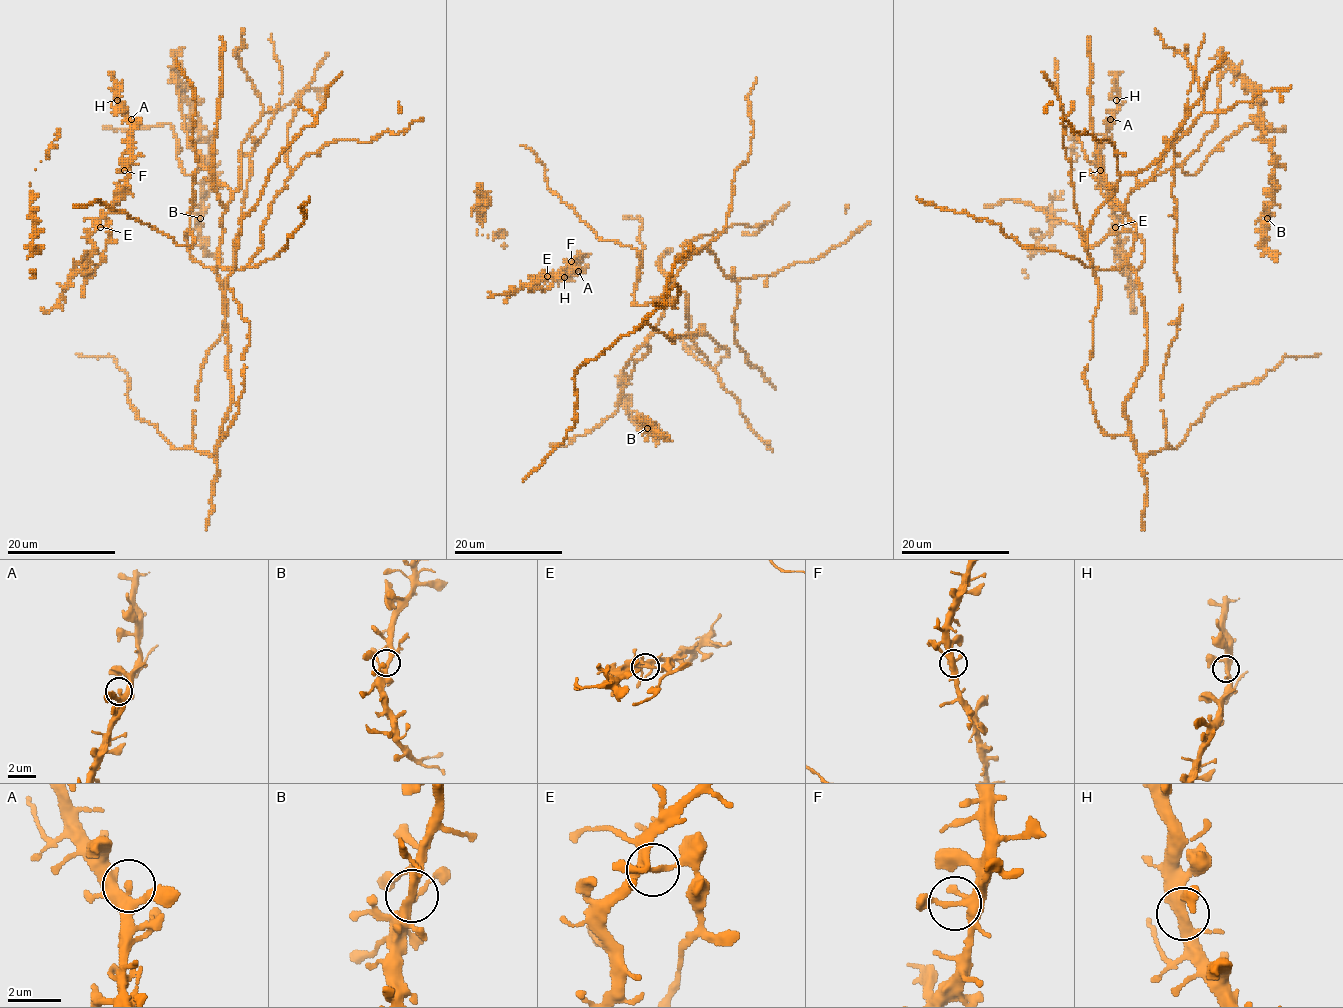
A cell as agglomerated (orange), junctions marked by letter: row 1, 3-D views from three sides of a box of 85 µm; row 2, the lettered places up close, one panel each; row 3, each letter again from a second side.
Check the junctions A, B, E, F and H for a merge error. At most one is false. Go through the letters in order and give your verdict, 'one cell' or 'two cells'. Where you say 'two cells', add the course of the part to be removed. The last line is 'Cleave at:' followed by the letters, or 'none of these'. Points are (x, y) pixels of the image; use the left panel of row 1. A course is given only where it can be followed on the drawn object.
A: one cell
B: one cell
E: two cells; foreign part runs (100, 227), (108, 227), (109, 236), (104, 260), (83, 285), (82, 296)
F: one cell
H: one cell
Cleave at: E

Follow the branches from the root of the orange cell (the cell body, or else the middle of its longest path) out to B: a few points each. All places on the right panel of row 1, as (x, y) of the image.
B: (1146, 326), (1125, 204), (1199, 147), (1229, 68), (1259, 105), (1272, 154), (1267, 218)

